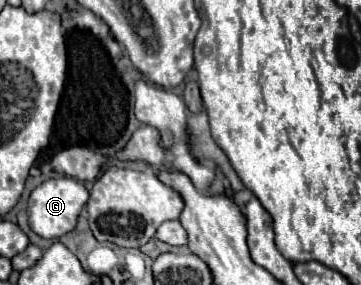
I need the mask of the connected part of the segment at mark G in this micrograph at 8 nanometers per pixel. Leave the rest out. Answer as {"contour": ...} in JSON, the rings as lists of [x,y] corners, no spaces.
{"contour":[[[58,176],[42,182],[38,188],[32,190],[28,198],[28,216],[30,216],[30,228],[42,236],[42,238],[60,238],[76,228],[78,216],[82,208],[88,202],[88,190],[82,182],[72,180],[68,176]]]}

